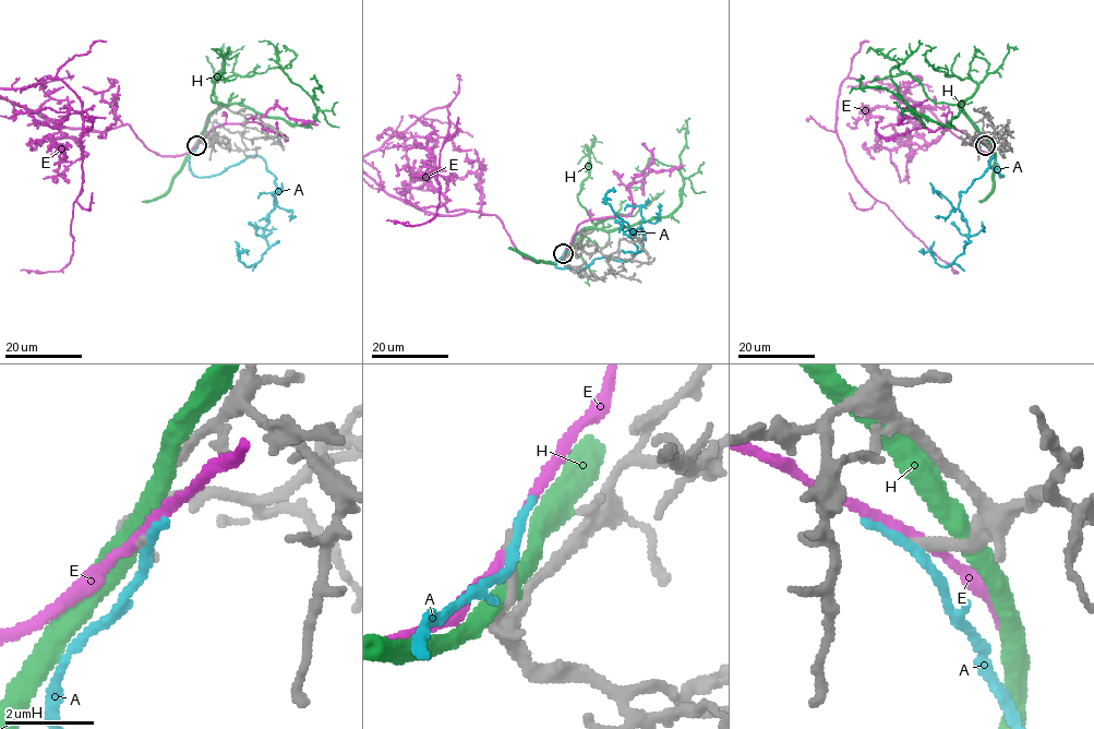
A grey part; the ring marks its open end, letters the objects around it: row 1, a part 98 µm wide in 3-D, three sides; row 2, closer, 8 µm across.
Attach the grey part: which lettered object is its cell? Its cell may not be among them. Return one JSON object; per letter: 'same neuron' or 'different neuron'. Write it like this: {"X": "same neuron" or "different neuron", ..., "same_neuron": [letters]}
{"A": "different neuron", "E": "different neuron", "H": "different neuron", "same_neuron": []}

